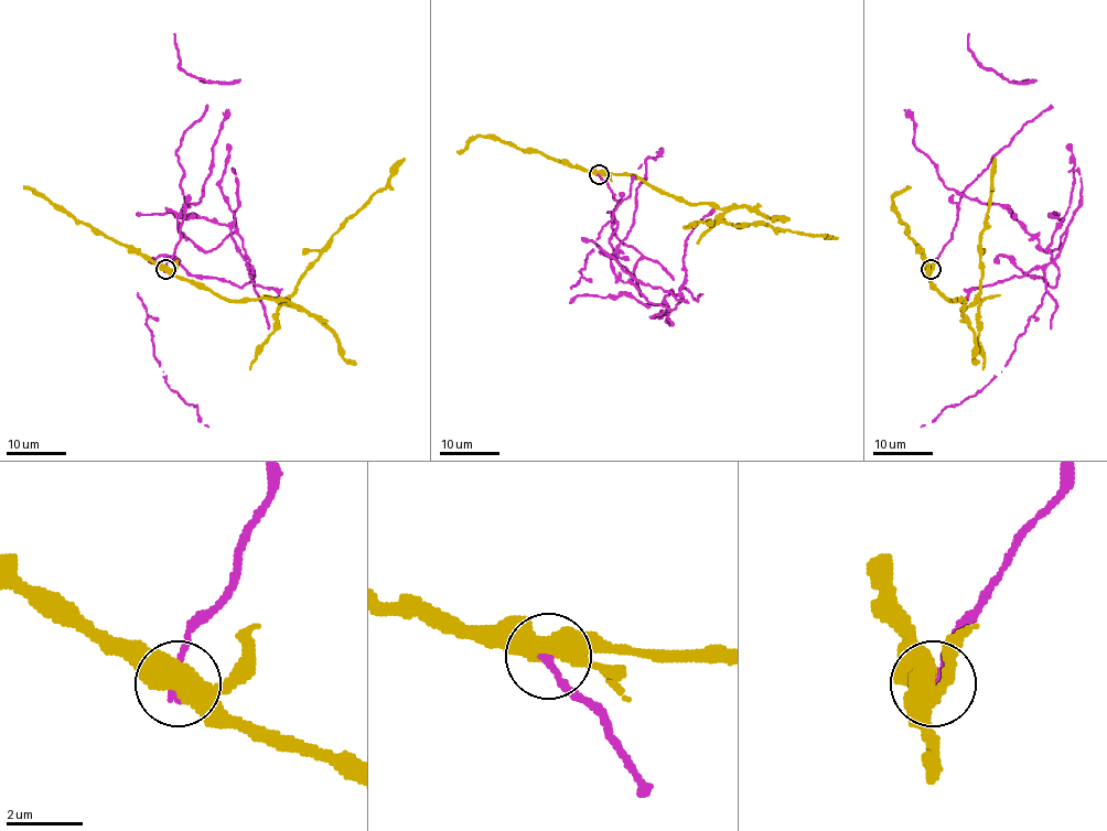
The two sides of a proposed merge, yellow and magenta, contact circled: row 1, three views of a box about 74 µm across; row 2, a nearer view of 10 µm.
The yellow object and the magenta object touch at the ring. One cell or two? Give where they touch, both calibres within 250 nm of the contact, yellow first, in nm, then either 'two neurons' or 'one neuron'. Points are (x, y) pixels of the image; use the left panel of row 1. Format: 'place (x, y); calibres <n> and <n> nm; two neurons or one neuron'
place (165, 269); calibres 480 and 200 nm; two neurons

